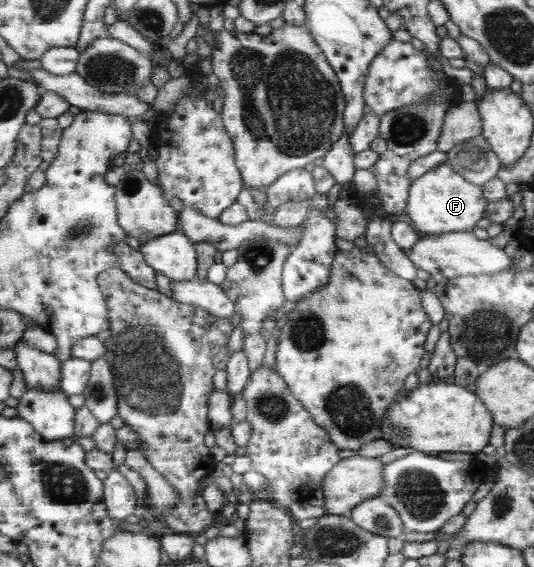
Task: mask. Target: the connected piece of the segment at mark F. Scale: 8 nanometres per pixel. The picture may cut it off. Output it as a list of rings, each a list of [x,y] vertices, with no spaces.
[[[442,162],[410,182],[404,219],[415,230],[427,235],[471,231],[475,222],[484,215],[487,202],[480,186],[467,182],[446,162]]]

